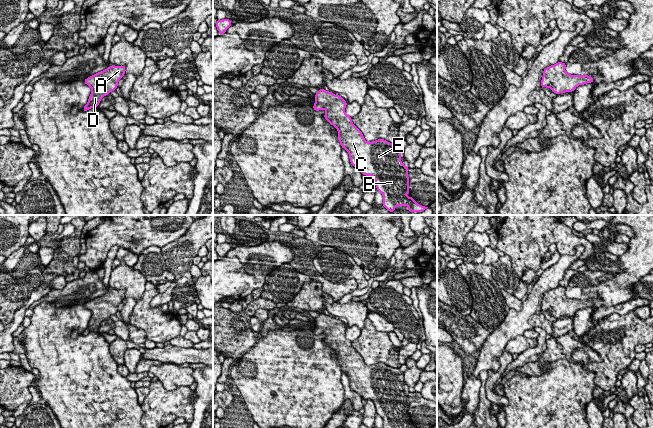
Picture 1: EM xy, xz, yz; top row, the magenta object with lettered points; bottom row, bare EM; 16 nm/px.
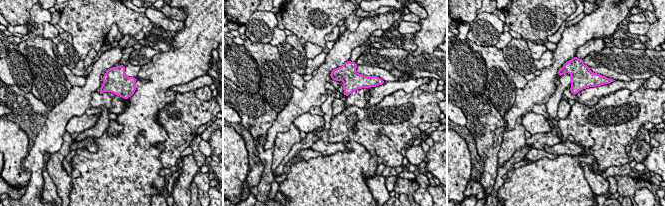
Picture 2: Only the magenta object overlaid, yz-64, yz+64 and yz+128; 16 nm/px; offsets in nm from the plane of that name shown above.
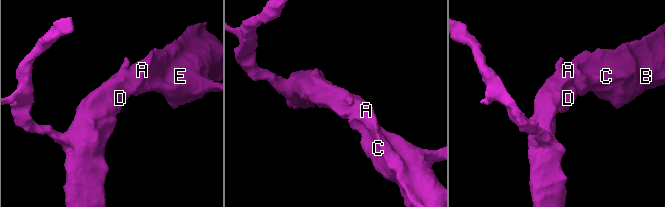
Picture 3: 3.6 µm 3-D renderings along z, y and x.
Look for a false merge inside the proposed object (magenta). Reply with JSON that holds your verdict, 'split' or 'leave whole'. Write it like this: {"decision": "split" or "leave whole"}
{"decision": "leave whole"}

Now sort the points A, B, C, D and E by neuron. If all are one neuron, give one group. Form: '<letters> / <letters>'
A B C D E

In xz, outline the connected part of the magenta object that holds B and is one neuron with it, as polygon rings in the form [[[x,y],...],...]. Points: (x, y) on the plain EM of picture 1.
[[[319,313],[315,318],[313,333],[326,335],[324,342],[338,353],[338,364],[341,371],[349,377],[351,388],[362,399],[372,400],[376,407],[376,413],[383,419],[383,428],[418,428],[412,421],[406,418],[409,414],[408,390],[402,388],[401,371],[399,368],[391,368],[384,363],[367,366],[362,356],[353,348],[352,342],[345,337],[347,326],[339,319],[324,313]]]

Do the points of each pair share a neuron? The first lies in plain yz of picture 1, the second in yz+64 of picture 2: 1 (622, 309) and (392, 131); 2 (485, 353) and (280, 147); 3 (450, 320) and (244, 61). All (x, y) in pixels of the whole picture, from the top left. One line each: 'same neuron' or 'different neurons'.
1: different neurons
2: different neurons
3: different neurons

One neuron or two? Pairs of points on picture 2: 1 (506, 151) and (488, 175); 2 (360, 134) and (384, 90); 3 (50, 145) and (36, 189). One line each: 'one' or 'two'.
1: two
2: two
3: one

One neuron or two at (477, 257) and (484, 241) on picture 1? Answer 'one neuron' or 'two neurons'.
one neuron

